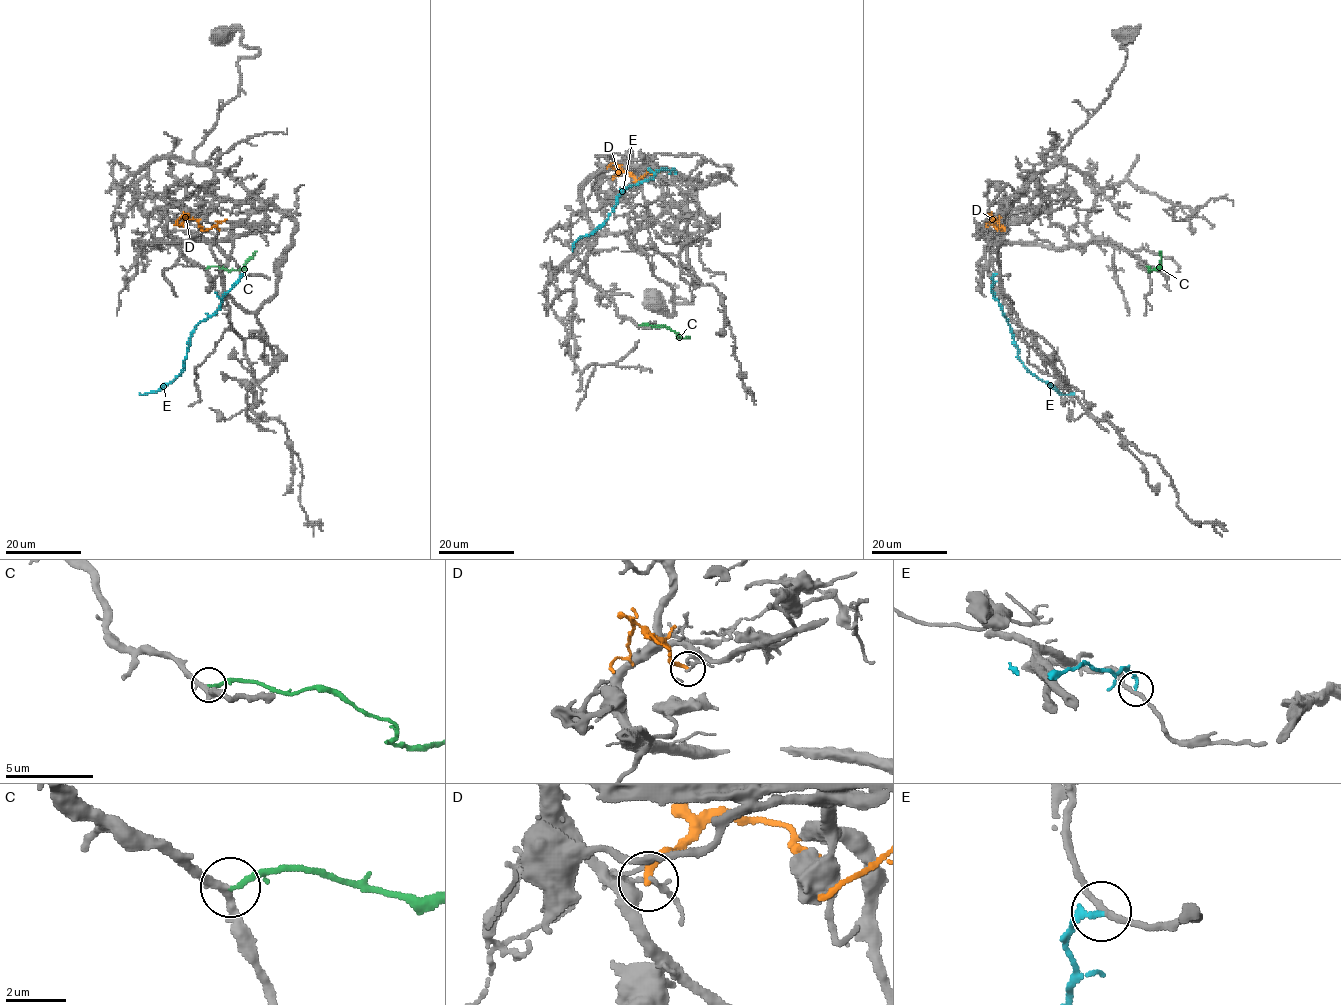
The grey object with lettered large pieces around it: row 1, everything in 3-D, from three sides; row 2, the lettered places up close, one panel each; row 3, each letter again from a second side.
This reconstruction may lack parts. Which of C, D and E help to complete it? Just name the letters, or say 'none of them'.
C

